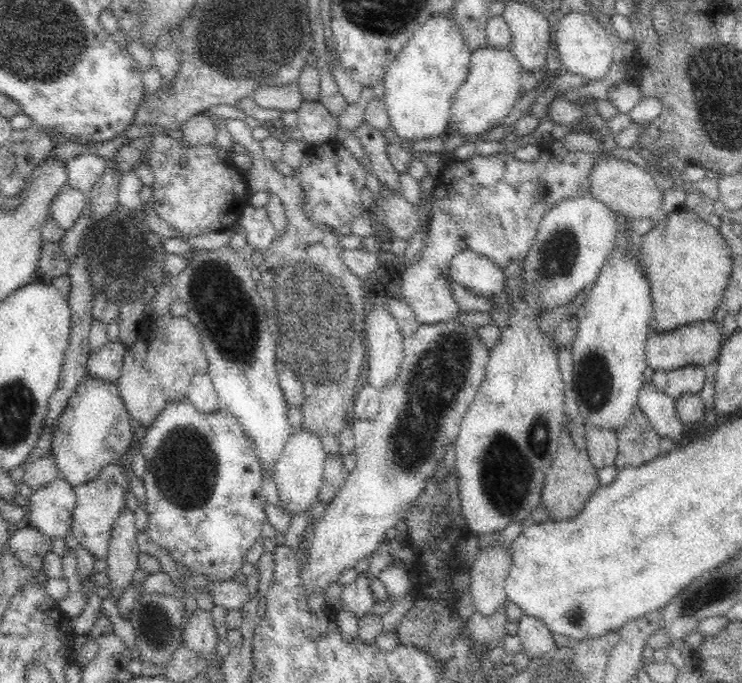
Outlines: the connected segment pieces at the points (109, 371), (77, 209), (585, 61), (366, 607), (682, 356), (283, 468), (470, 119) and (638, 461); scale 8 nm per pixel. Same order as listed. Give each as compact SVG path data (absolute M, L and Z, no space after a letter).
M111 342L98 352L92 352L87 360L87 373L92 378L114 382L123 370L126 351L120 342Z
M70 186L69 188L64 188L60 192L60 196L56 198L52 208L53 218L58 223L60 230L67 233L76 226L87 207L87 195Z
M570 12L560 18L555 33L559 60L568 73L582 74L589 80L598 80L608 73L613 64L613 48L598 20L586 14Z
M366 571L357 573L352 582L342 587L341 602L358 618L365 612L372 611L376 606L377 601L370 586L372 586L372 576L369 576Z
M696 322L673 331L651 332L645 345L645 360L652 372L672 372L686 366L706 366L714 362L720 353L722 324L716 322Z
M306 427L297 428L288 437L280 460L276 464L276 476L273 478L278 486L280 497L285 500L286 508L283 510L286 513L293 515L295 511L305 512L312 501L317 501L326 457L320 437Z
M486 47L475 50L469 58L468 72L464 82L455 92L452 100L452 120L456 126L451 129L460 134L482 134L486 130L490 130L512 110L514 102L518 100L520 95L520 67L516 60L515 54L509 48Z
M637 404L615 428L615 433L618 450L614 465L618 471L628 466L644 466L658 458L661 438Z

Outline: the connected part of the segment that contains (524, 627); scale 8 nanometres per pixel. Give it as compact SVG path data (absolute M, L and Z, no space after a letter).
M522 616L517 622L517 636L530 661L542 658L555 646L553 634L546 625L531 616Z

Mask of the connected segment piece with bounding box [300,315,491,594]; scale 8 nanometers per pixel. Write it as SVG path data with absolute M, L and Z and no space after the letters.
M458 315L436 325L419 325L412 336L403 339L398 370L379 392L375 417L353 424L355 466L349 471L340 492L325 508L318 524L312 527L308 566L300 570L306 594L313 589L326 590L327 584L336 582L342 570L353 568L358 560L367 559L388 530L394 530L400 522L407 522L416 500L425 494L437 475L444 473L444 454L448 448L454 448L458 440L467 408L484 380L490 354L491 350L481 340L480 327L465 324Z

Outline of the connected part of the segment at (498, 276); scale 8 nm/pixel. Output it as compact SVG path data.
M472 251L456 254L451 264L451 278L472 295L494 297L505 292L505 275L495 262Z

